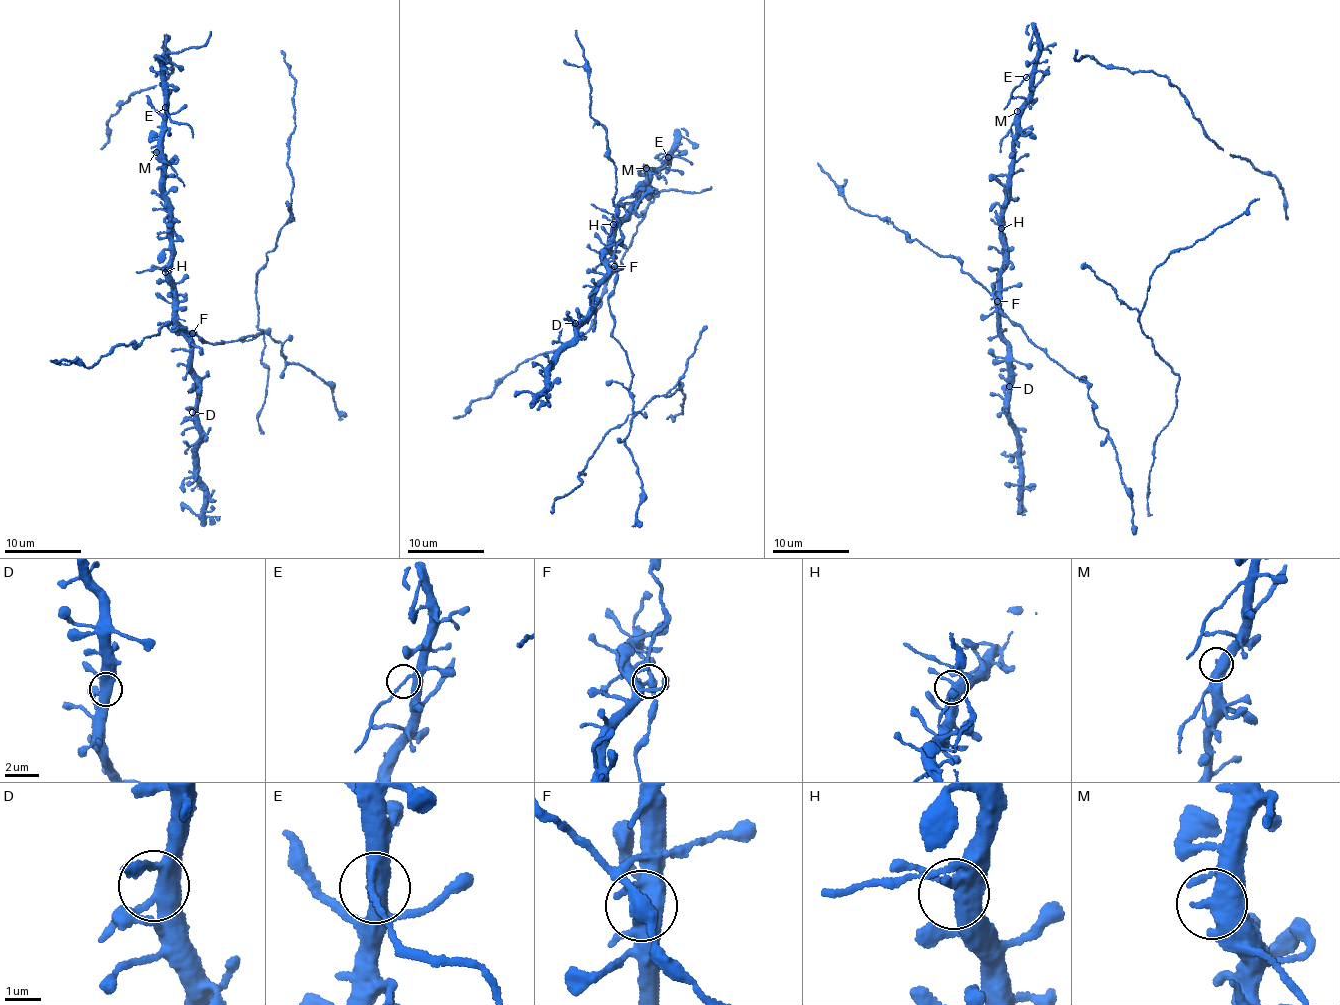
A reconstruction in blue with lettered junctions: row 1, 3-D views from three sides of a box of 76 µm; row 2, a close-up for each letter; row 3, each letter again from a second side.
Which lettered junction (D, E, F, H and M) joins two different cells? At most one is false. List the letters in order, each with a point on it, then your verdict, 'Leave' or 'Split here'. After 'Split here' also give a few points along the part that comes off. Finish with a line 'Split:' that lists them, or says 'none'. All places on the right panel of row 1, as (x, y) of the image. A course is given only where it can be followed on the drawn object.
D: Place: (1009, 386). Leave
E: Place: (1026, 77). Leave
F: Place: (997, 301). Leave
H: Place: (1001, 228). Leave
M: Place: (1017, 111). Leave
Split: none

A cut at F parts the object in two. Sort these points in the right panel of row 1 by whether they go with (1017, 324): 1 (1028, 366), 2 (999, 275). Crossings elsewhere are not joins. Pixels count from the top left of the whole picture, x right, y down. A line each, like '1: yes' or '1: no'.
1: no
2: no

